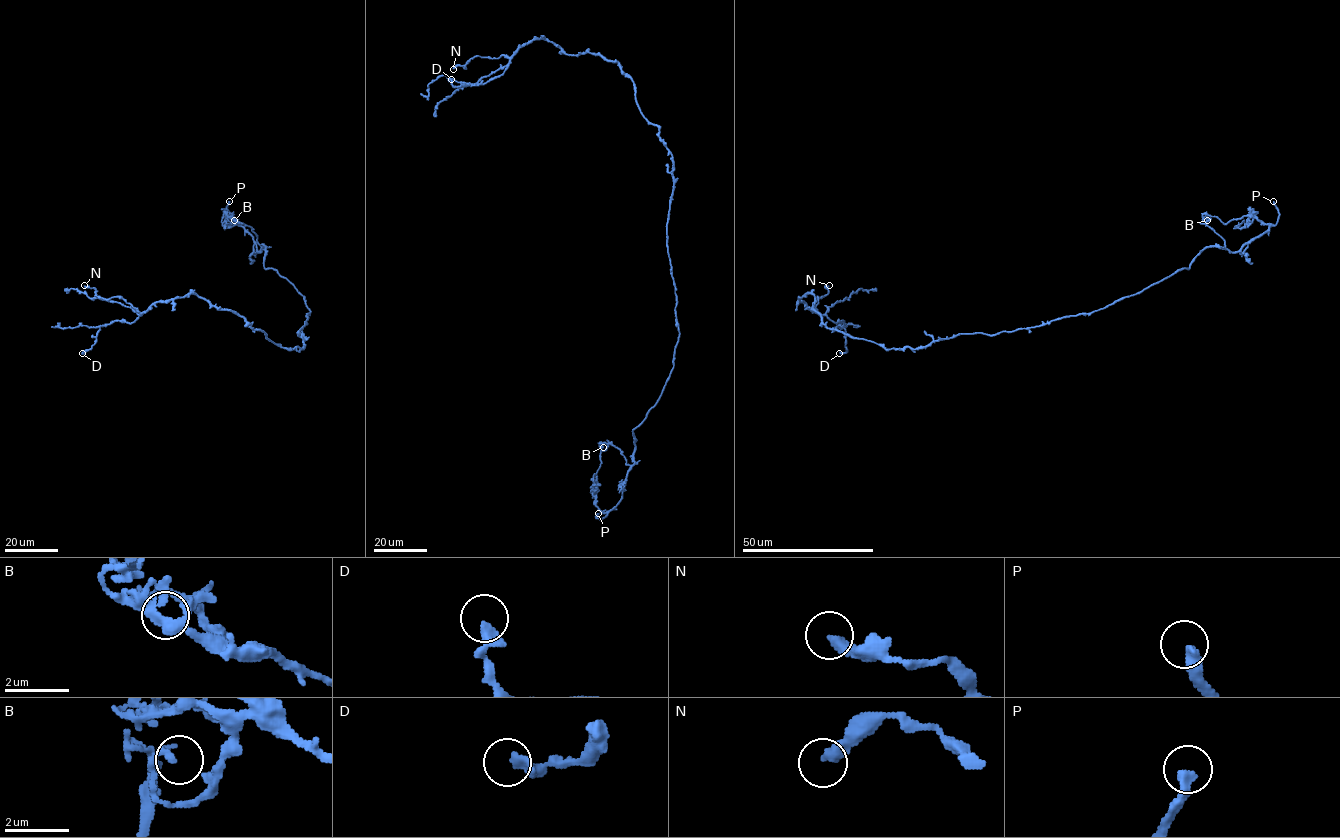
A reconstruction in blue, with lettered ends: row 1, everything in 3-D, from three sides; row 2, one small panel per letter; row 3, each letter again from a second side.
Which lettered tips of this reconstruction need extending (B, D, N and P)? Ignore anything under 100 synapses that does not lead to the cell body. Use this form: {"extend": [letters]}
{"extend": ["P"]}

